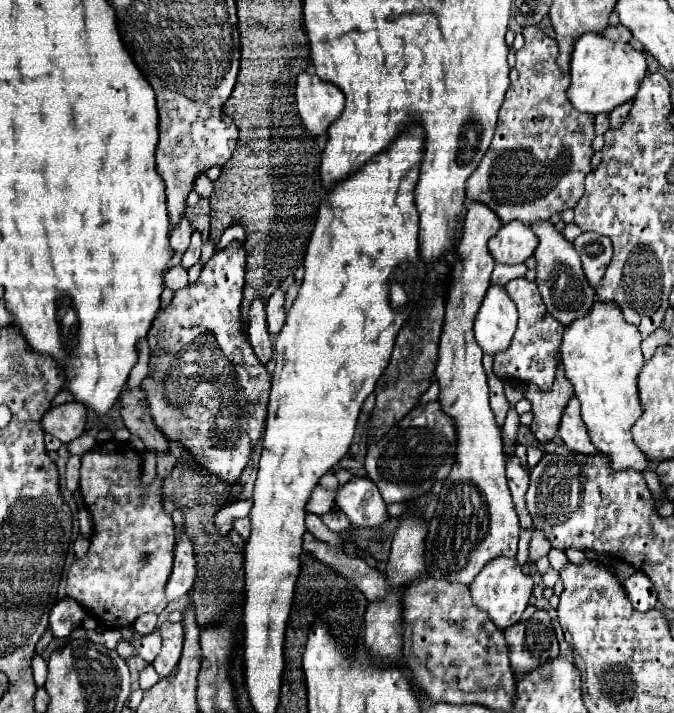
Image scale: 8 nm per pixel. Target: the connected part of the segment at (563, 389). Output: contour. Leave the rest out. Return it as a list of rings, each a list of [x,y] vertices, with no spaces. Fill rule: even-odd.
[[[562,366],[558,368],[556,384],[552,386],[552,390],[540,392],[540,388],[534,386],[524,388],[524,398],[532,404],[534,414],[534,422],[530,424],[530,428],[542,446],[552,442],[552,438],[558,434],[560,418],[572,396],[572,384],[568,384],[568,380],[564,378]]]

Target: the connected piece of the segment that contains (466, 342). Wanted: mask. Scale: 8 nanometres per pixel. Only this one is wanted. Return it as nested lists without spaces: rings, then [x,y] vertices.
[[[468,202],[468,212],[464,216],[464,232],[462,240],[458,244],[460,252],[460,266],[456,268],[454,274],[454,286],[450,290],[450,298],[446,304],[446,320],[440,336],[440,350],[438,350],[438,364],[436,364],[436,380],[440,382],[440,404],[456,420],[456,428],[460,432],[460,444],[456,450],[456,468],[452,468],[448,480],[444,480],[444,488],[438,498],[436,512],[432,520],[428,522],[428,536],[424,542],[424,562],[426,562],[426,574],[432,578],[444,578],[460,584],[470,584],[474,576],[494,558],[506,556],[514,558],[516,556],[516,546],[518,546],[518,534],[520,534],[520,522],[518,514],[514,510],[510,490],[506,484],[506,454],[502,450],[502,438],[500,430],[496,428],[494,414],[488,404],[488,382],[486,382],[486,372],[482,368],[482,352],[480,346],[476,344],[472,326],[476,320],[476,314],[480,310],[480,304],[484,300],[484,294],[490,288],[490,274],[494,270],[494,260],[488,250],[488,240],[502,228],[500,218],[492,208],[488,208],[484,202]]]

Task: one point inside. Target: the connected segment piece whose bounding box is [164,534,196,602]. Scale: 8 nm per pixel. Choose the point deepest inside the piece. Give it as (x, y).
(183, 575)

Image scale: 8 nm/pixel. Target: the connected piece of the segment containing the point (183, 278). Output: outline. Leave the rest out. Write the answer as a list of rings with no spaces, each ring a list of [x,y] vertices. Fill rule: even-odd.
[[[172,266],[166,274],[164,274],[164,282],[170,290],[180,290],[184,286],[188,286],[188,270],[184,266]]]

